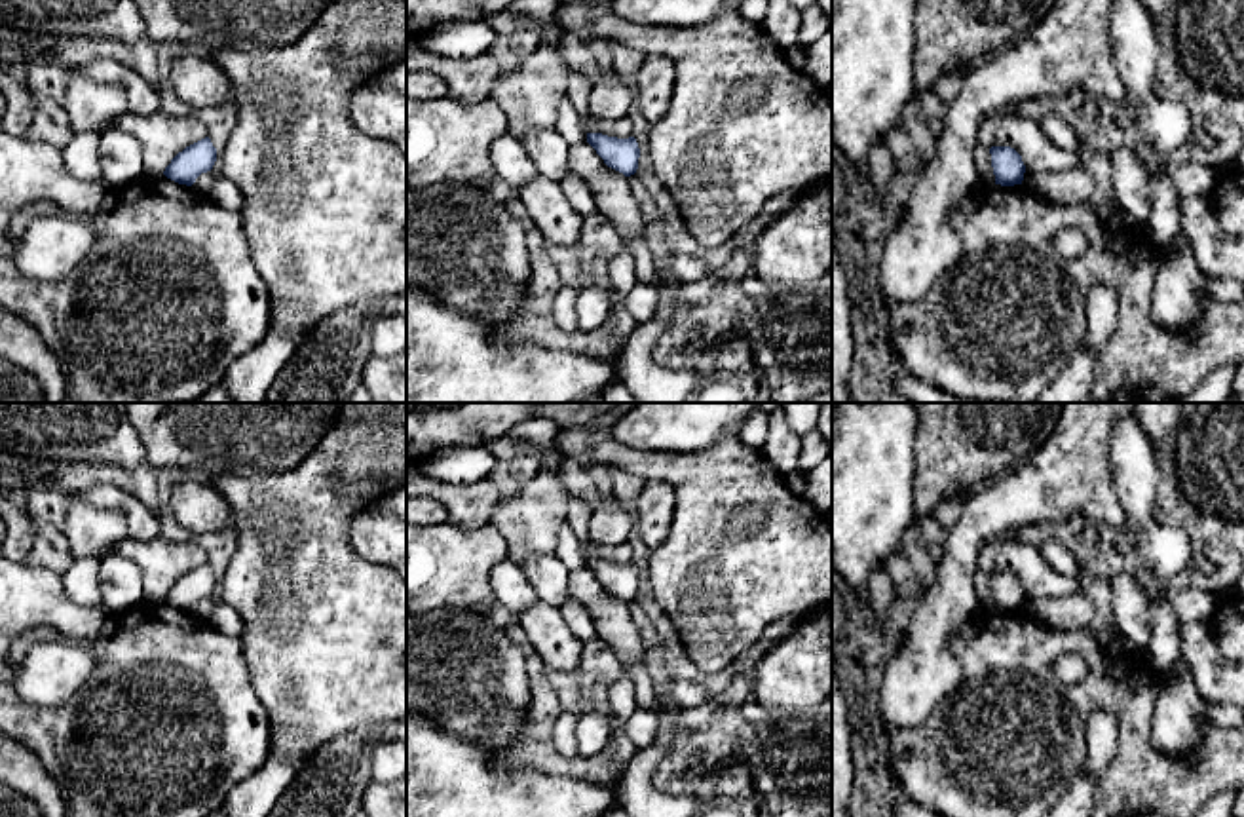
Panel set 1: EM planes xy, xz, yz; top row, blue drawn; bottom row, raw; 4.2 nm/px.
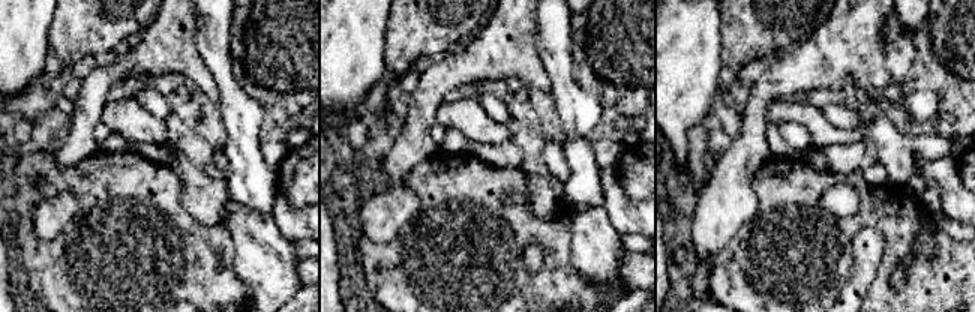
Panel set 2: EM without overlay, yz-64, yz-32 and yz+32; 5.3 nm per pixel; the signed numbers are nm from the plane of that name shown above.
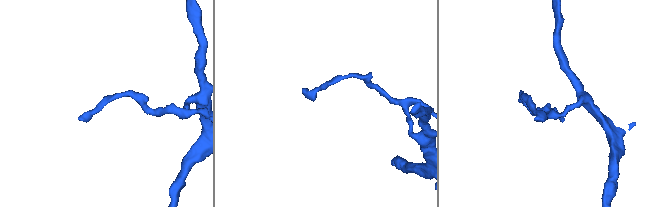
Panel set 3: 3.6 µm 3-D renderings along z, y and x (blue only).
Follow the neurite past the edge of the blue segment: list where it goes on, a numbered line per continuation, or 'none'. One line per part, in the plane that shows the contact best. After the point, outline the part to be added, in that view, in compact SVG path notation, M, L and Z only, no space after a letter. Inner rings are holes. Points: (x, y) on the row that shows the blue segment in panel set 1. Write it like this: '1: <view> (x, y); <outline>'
none

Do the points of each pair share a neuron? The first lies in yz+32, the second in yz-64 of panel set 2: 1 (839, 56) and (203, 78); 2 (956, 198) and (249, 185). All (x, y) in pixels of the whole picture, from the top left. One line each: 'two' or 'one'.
1: one
2: two

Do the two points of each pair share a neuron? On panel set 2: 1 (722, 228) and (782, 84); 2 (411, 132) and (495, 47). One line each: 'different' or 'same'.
1: same
2: same

